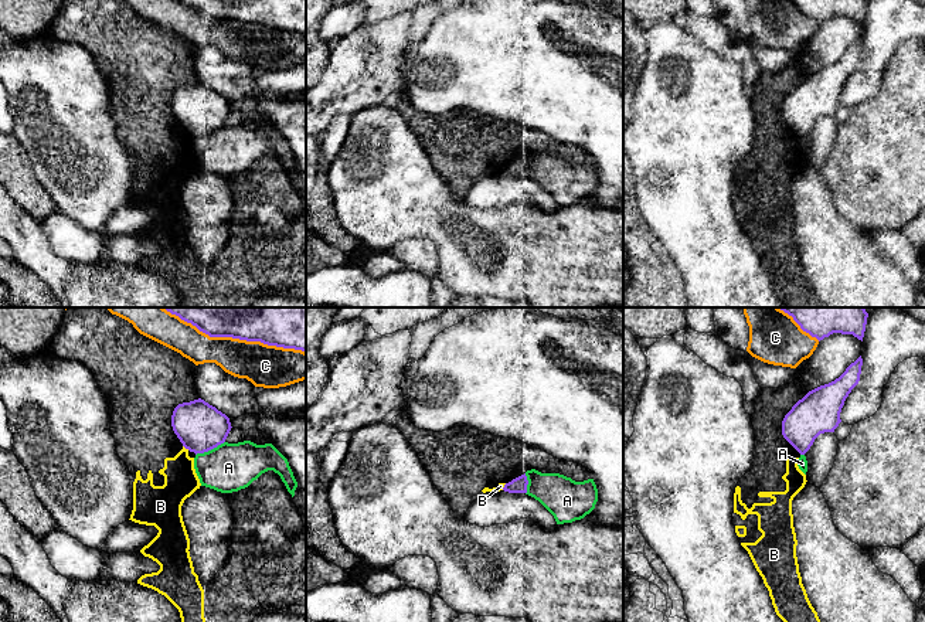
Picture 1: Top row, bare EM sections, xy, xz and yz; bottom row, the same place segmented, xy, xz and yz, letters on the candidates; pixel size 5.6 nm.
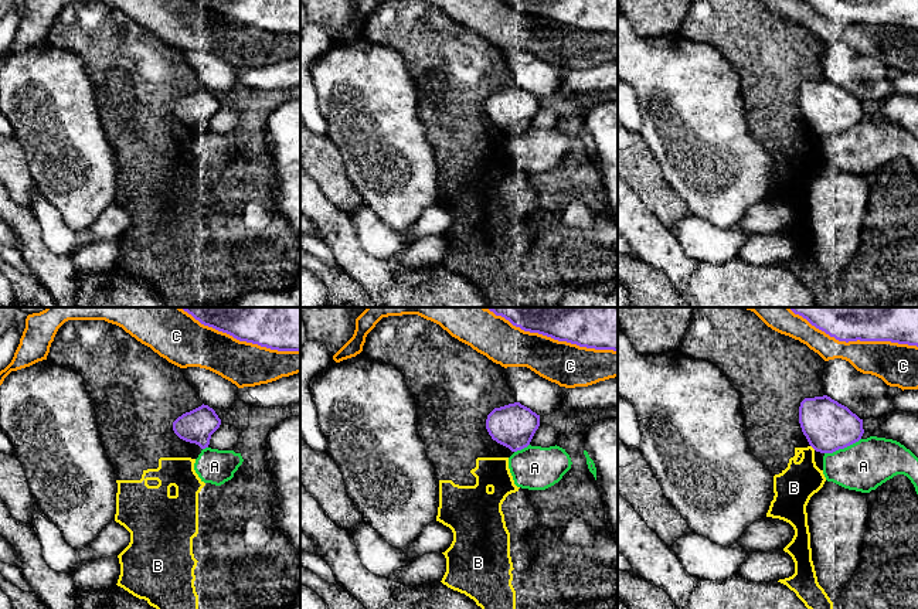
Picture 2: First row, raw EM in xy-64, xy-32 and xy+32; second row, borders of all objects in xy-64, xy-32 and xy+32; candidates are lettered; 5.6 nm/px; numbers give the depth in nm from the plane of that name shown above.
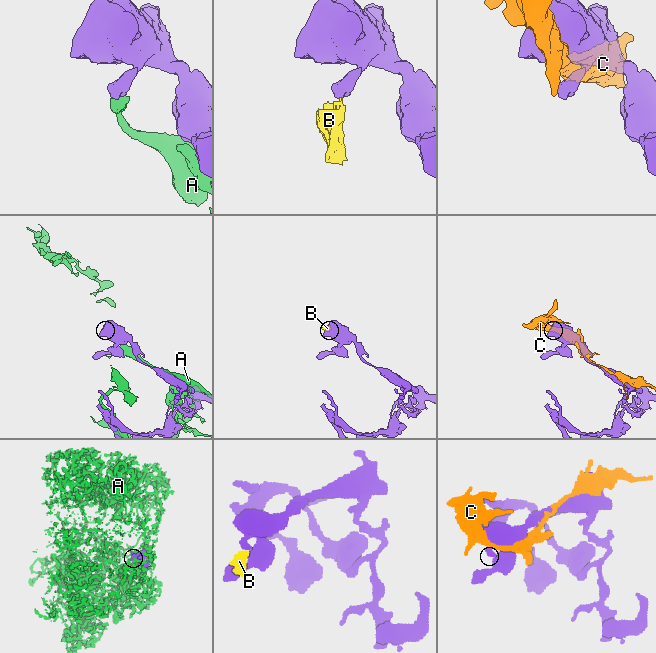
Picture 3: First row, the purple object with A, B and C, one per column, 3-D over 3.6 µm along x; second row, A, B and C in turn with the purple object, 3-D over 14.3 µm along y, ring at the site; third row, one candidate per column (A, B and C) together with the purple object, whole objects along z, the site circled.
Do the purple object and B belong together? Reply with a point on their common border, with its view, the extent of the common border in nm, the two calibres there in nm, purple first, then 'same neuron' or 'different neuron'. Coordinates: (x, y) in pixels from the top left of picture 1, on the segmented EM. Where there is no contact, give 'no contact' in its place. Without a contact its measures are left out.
meets purple in xy at (186, 448); contact 50 nm long; 280 nm thick on the purple side, 190 nm on the other; different neuron

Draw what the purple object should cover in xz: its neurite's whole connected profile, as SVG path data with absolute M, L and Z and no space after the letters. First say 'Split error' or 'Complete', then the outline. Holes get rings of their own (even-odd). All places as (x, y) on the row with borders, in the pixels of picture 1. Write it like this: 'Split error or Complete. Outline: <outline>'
Complete. Outline: M526 473L506 483L503 490L509 493L527 493L527 476Z

